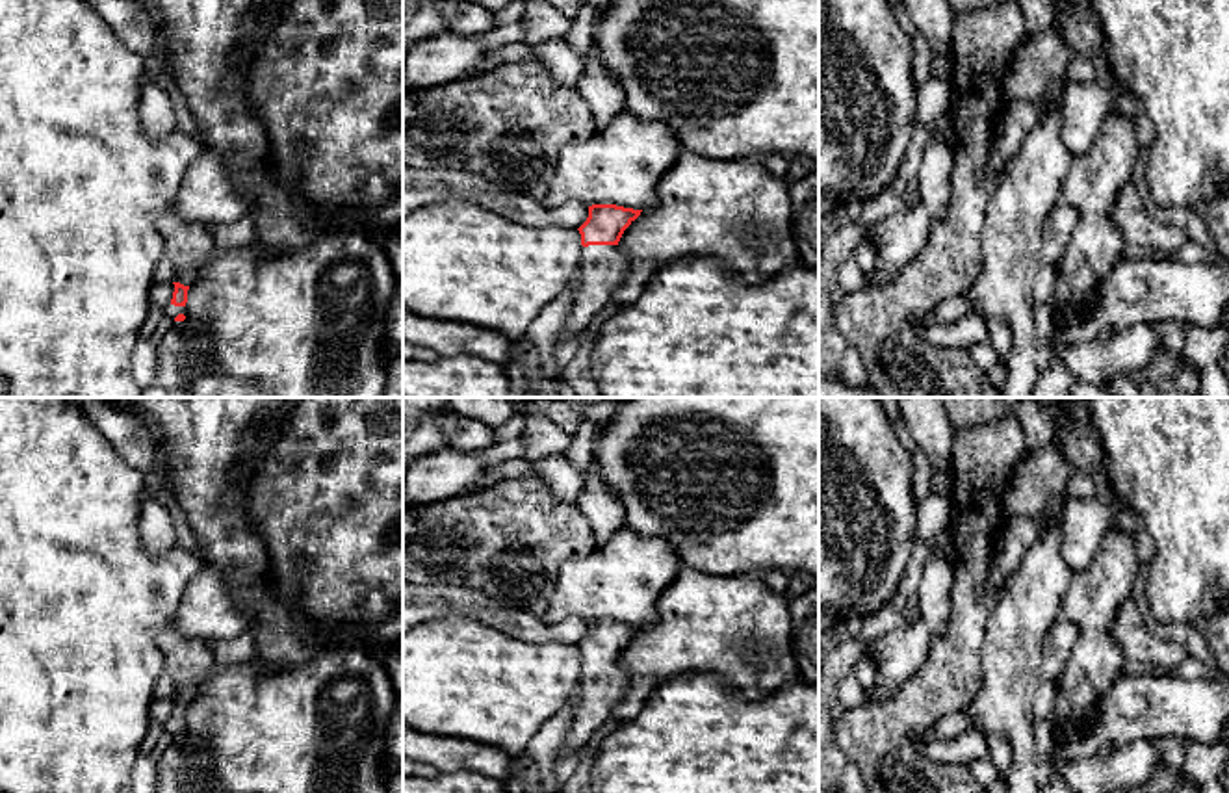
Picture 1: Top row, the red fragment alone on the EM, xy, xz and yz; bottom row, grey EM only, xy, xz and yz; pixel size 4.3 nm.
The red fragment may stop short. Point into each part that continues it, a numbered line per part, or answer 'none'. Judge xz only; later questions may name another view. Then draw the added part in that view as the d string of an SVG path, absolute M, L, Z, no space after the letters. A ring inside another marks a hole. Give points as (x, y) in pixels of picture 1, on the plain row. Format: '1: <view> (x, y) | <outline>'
1: xz (604, 684) | M618 661L581 665L581 696L570 709L566 728L559 734L557 760L583 748L590 735L614 713L627 695L629 674Z

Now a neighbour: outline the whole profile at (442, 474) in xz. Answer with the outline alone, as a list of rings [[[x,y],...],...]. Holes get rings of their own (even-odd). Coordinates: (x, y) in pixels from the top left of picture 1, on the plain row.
[[[522,442],[494,444],[481,451],[453,451],[449,448],[425,453],[408,462],[403,479],[405,503],[446,501],[473,492],[483,470],[522,457]]]

